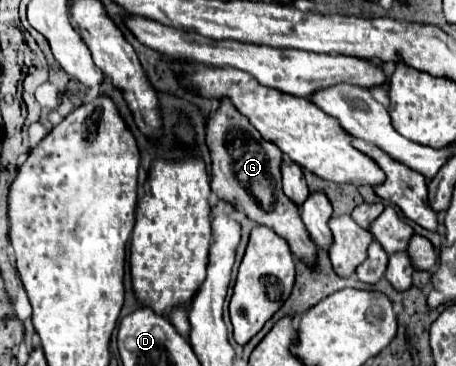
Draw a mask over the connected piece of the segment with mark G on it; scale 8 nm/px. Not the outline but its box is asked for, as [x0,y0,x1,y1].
[207,97,315,263]

